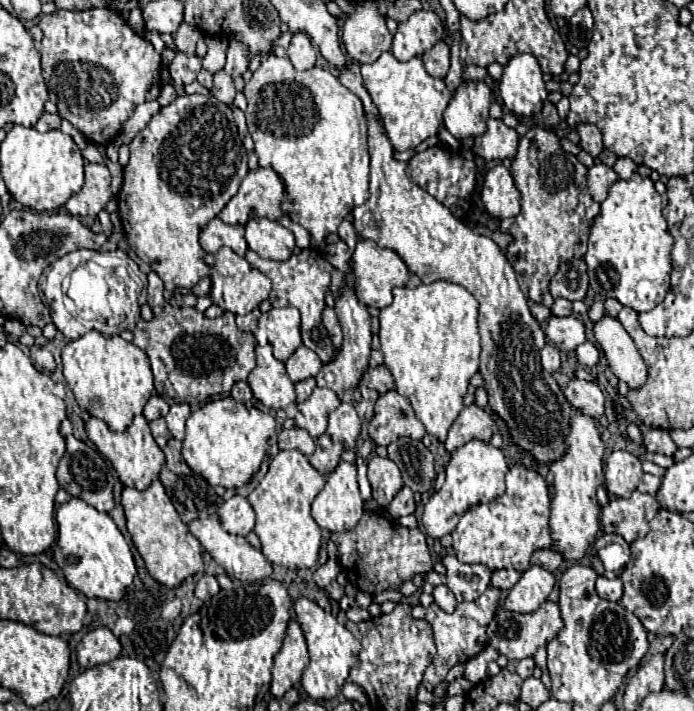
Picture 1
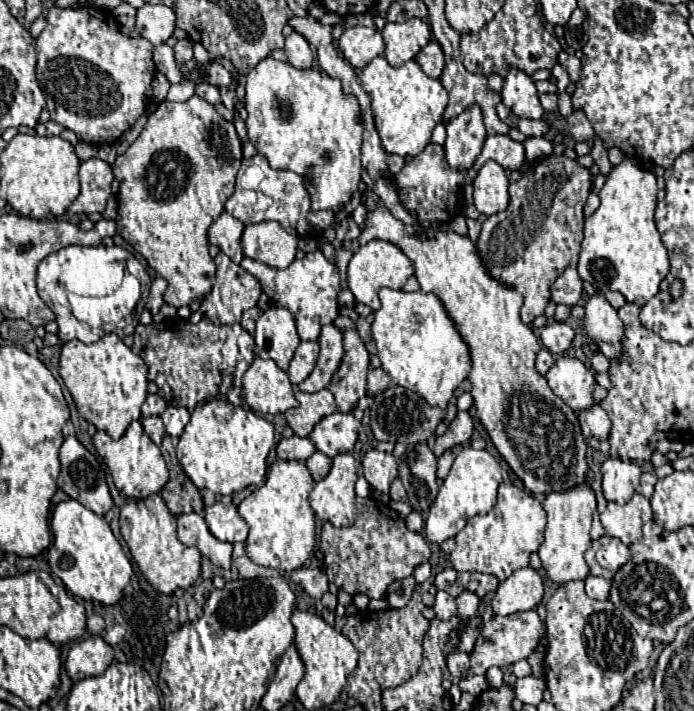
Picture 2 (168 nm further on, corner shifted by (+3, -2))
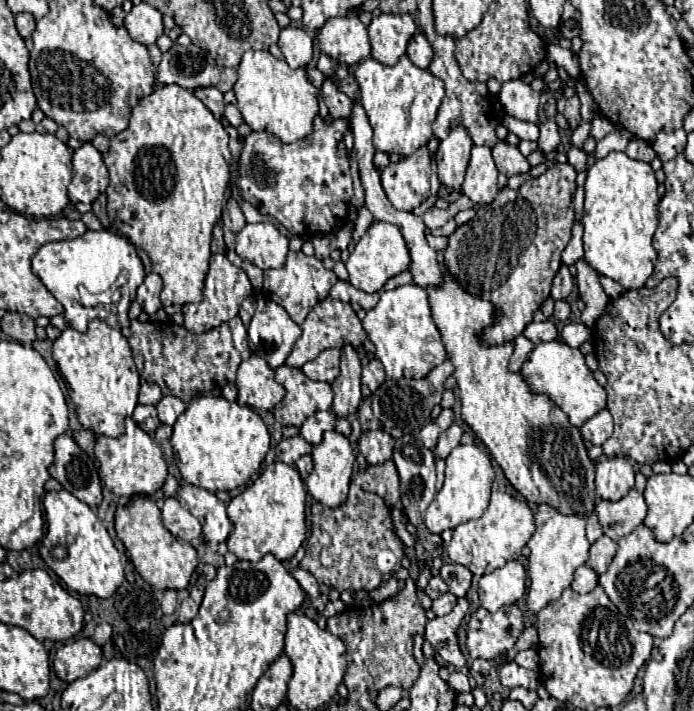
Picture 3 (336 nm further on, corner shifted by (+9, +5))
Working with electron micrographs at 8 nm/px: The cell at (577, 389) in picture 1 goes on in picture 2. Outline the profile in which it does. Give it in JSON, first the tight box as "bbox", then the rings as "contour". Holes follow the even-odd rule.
{"bbox":[577,405,611,439],"contour":[[[595,405],[583,413],[577,415],[579,417],[579,423],[581,423],[581,431],[585,435],[585,439],[607,439],[609,433],[611,433],[611,419],[609,415],[601,409],[601,405]]]}

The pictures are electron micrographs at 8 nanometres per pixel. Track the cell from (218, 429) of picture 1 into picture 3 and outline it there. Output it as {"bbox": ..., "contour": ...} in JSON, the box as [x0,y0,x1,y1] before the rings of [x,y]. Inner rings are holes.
{"bbox":[171,392,269,492],"contour":[[[211,392],[193,398],[187,410],[173,426],[171,446],[177,456],[177,468],[187,484],[209,492],[233,490],[251,480],[269,450],[269,430],[261,416],[249,406],[239,406]]]}

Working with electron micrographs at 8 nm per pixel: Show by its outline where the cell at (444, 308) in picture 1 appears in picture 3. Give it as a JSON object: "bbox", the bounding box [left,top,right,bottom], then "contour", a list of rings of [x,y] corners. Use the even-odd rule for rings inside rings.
{"bbox":[363,284,449,379],"contour":[[[405,284],[381,292],[377,306],[363,318],[363,328],[377,348],[375,354],[385,366],[387,379],[425,378],[435,366],[449,360],[449,352],[431,318],[427,292],[417,284]]]}

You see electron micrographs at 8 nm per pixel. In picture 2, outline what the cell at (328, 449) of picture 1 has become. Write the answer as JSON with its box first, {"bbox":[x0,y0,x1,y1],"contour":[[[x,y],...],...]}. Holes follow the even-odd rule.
{"bbox":[305,451,331,481],"contour":[[[315,451],[315,453],[305,461],[305,465],[307,465],[311,477],[313,477],[315,481],[319,481],[319,479],[323,479],[323,477],[329,473],[329,469],[331,469],[331,459],[329,459],[327,455]]]}

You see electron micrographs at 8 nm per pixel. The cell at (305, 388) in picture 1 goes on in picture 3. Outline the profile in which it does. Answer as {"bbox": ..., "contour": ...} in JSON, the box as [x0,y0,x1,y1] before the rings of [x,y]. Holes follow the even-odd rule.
{"bbox":[301,348,341,384],"contour":[[[327,348],[315,360],[307,362],[301,370],[311,380],[331,384],[337,378],[337,372],[339,372],[339,356],[341,356],[339,348]]]}

